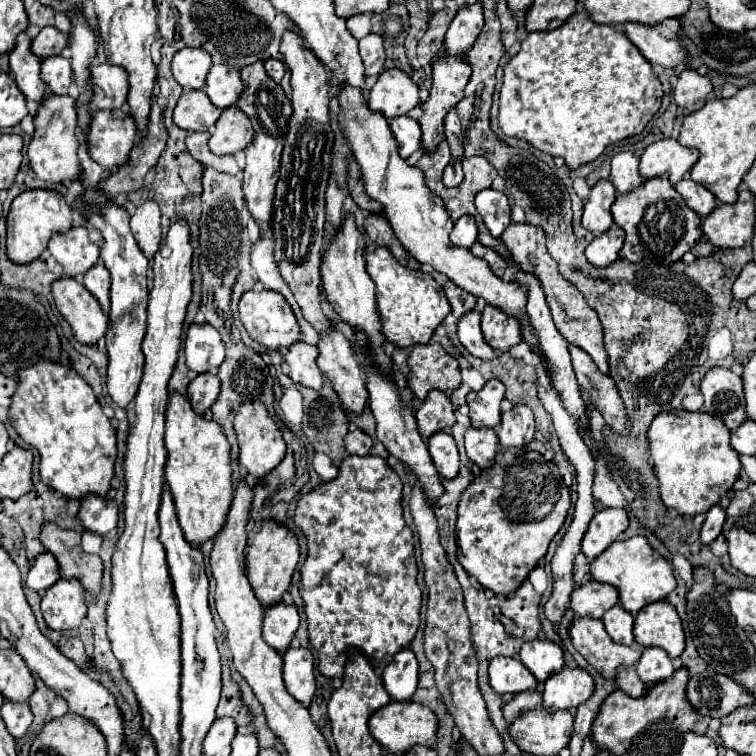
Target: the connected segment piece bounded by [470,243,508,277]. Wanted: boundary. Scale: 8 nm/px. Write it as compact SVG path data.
M476 243L470 251L472 251L476 257L484 259L496 277L502 277L502 275L504 275L504 271L506 271L508 263L506 263L506 261L504 261L496 251L494 251L494 249L488 249L488 247L484 247L484 245Z

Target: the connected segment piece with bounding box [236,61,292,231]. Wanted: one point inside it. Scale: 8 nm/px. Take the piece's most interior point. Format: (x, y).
(265, 104)

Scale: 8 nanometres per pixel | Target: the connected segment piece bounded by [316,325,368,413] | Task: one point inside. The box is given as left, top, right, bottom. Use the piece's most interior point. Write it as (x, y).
(336, 360)

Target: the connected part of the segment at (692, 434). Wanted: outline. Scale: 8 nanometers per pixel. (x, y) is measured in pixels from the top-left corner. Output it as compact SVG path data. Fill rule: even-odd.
M680 409L660 413L648 429L648 451L660 481L660 499L666 507L678 511L682 517L694 517L706 513L714 505L706 513L706 521L700 529L700 541L704 545L712 543L722 533L726 519L724 509L716 503L732 489L742 469L738 453L730 445L730 431L724 421L702 411L690 413Z

